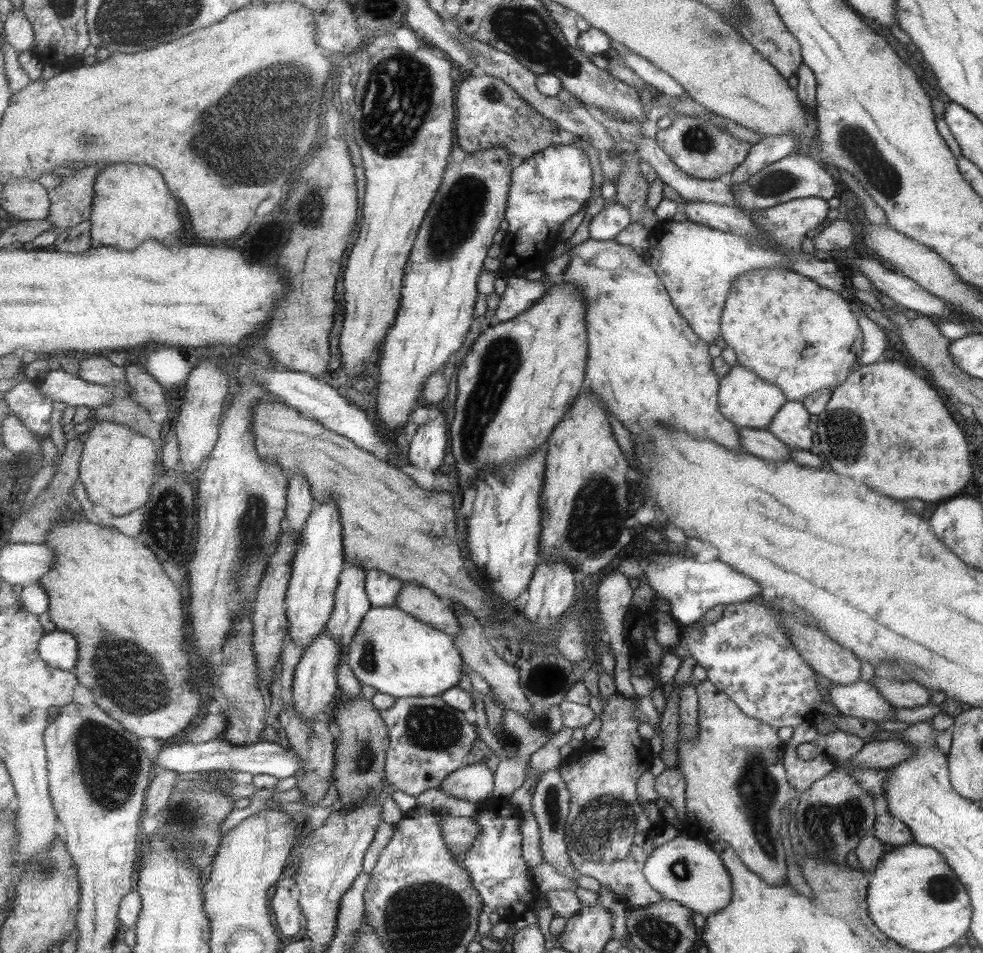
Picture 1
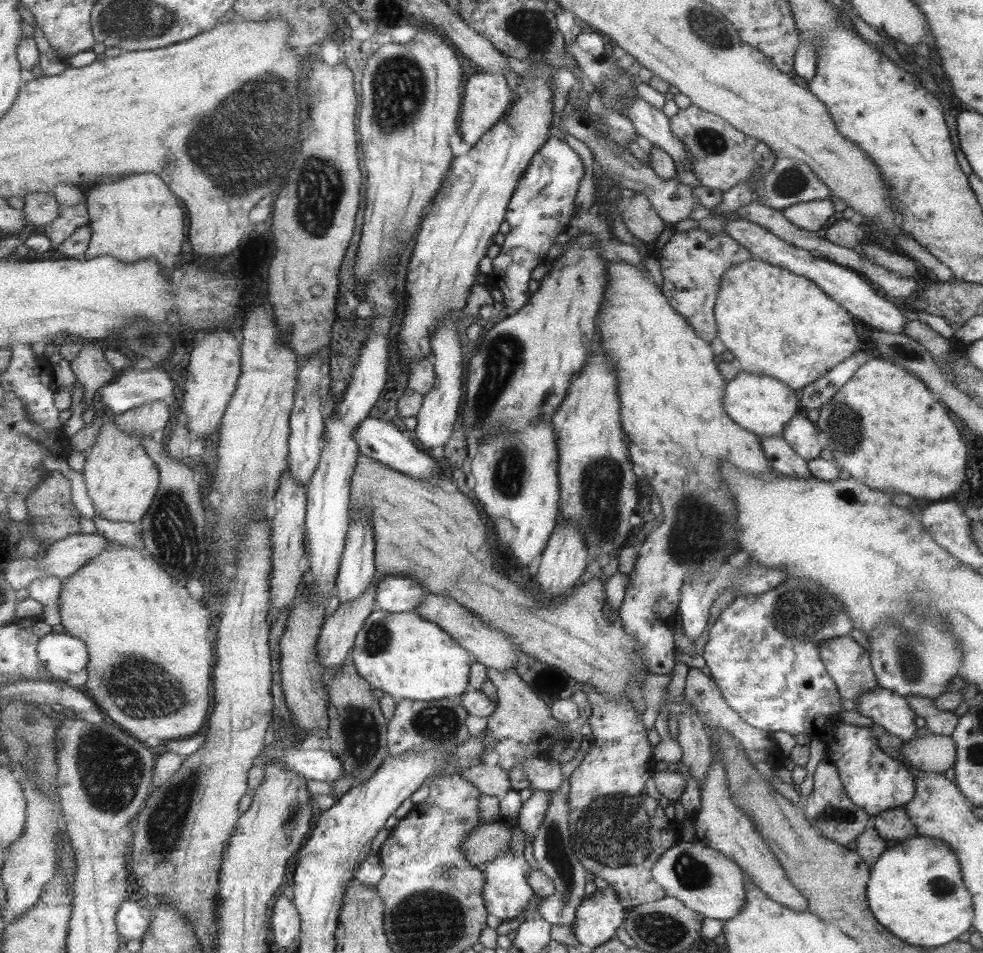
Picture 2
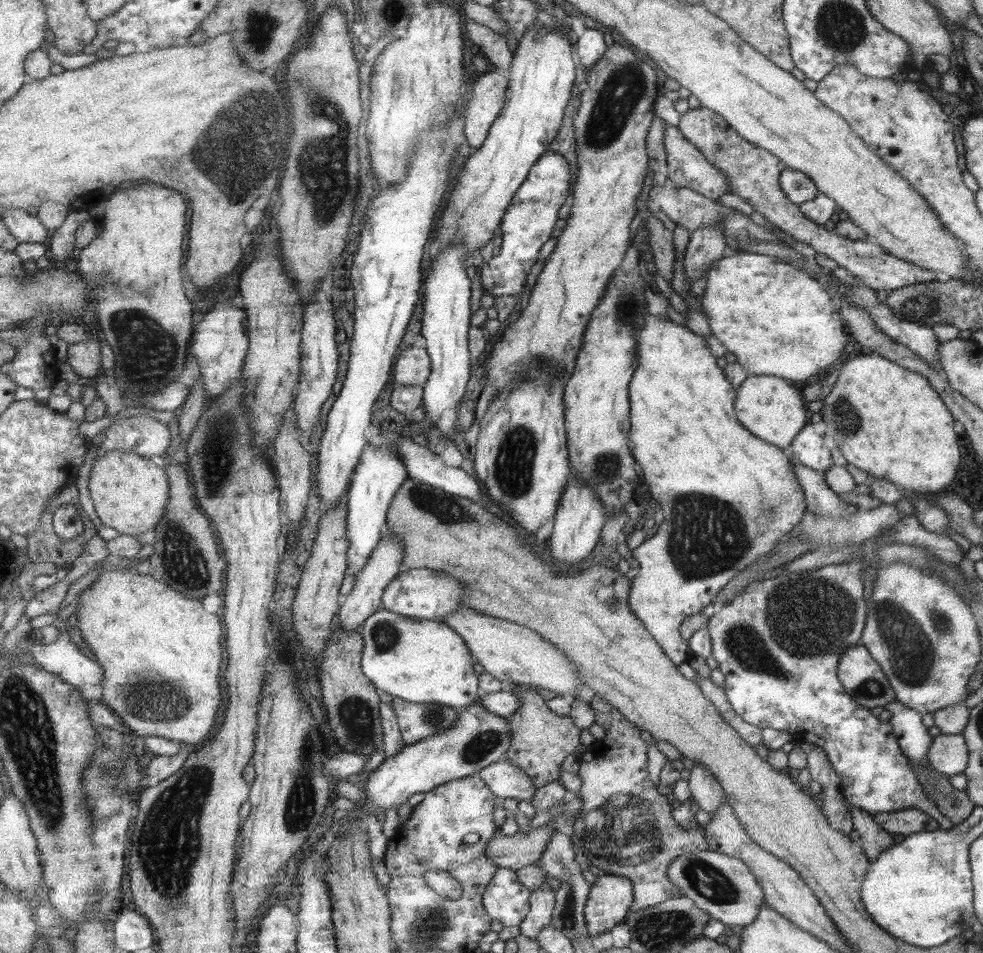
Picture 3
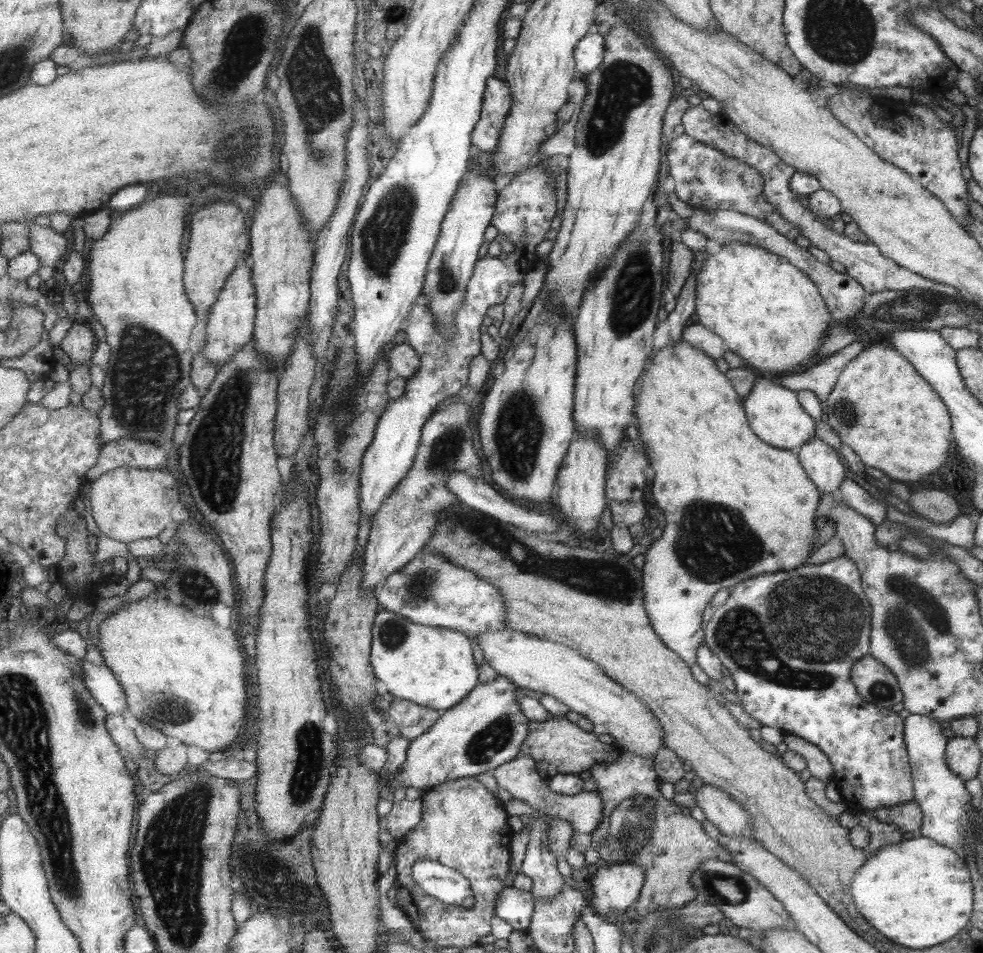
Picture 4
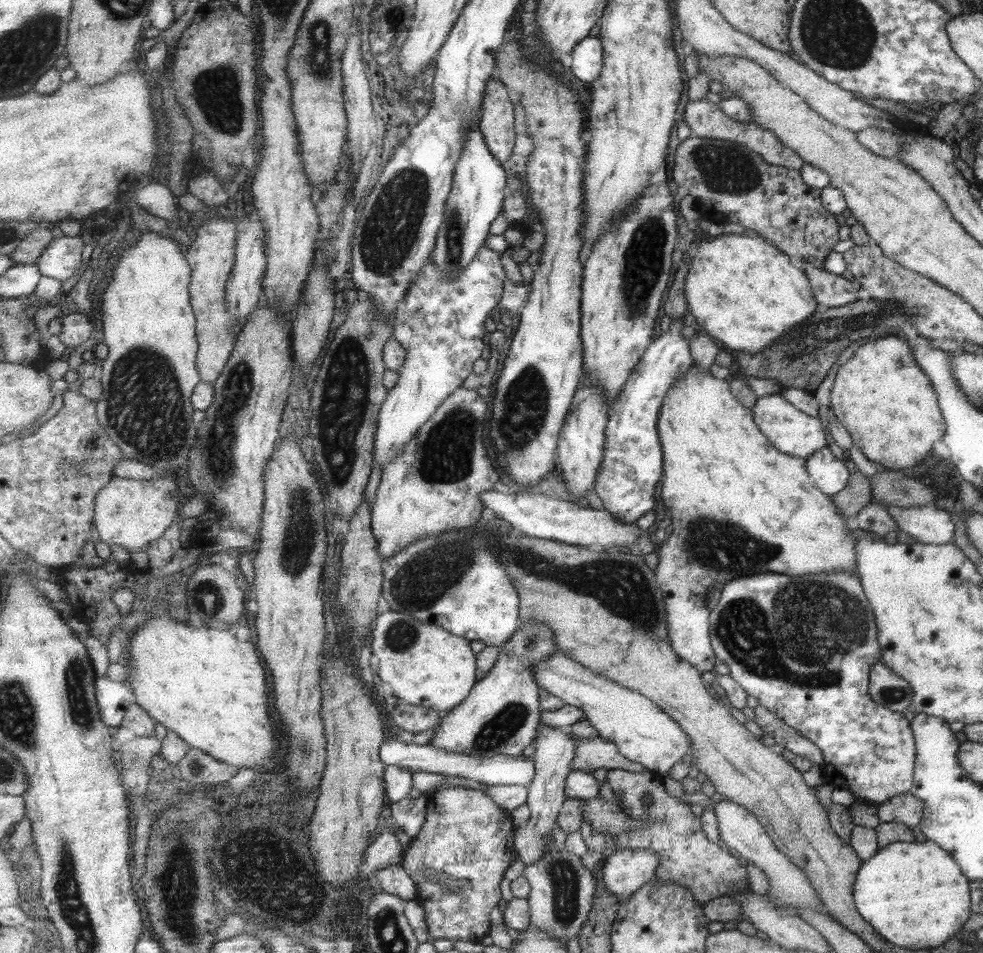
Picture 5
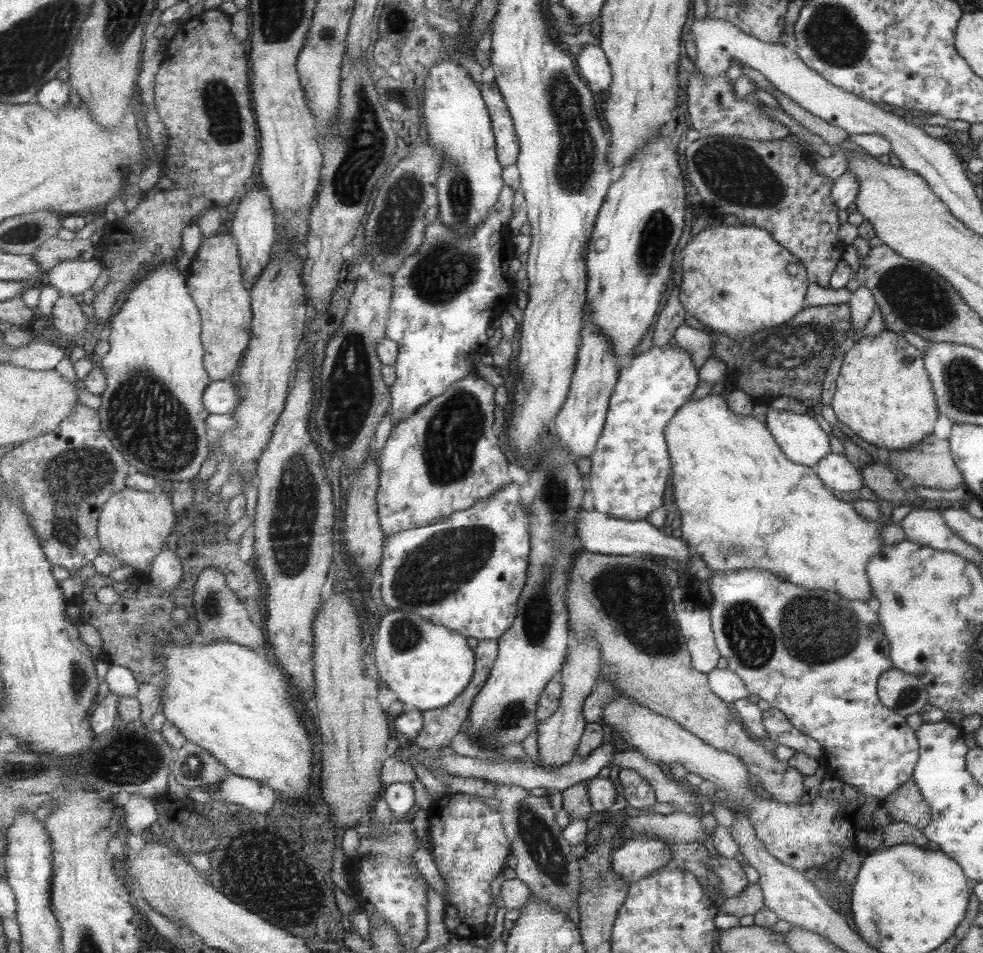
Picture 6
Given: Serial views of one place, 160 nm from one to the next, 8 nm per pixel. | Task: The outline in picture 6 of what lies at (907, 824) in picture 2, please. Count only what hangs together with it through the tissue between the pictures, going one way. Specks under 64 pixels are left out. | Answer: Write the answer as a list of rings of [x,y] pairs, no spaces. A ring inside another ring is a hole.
[[[911,780],[882,799],[880,806],[887,810],[892,822],[906,822],[920,830],[931,820],[928,803]]]

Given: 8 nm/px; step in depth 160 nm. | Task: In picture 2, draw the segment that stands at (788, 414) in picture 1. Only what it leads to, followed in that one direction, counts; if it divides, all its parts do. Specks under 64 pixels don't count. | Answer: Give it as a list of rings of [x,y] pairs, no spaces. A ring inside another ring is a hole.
[[[801,413],[793,415],[785,424],[780,437],[795,451],[795,454],[805,461],[819,457],[819,446],[815,442],[815,428],[809,418],[803,418]]]

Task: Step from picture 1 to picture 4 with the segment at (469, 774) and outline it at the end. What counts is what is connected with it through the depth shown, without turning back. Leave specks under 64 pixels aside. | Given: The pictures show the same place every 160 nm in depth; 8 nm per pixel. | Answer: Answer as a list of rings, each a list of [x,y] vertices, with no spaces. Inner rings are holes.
[[[517,756],[512,761],[494,769],[494,778],[498,786],[508,791],[517,800],[522,800],[534,810],[548,814],[551,819],[560,818],[574,825],[576,832],[591,834],[601,822],[603,799],[599,791],[581,791],[576,795],[556,793],[547,780],[543,780],[537,770],[537,762],[531,756]]]

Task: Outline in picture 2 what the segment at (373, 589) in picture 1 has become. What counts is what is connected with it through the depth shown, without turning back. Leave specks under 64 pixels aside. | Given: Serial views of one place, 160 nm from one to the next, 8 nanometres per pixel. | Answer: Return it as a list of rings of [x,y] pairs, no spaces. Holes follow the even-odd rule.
[[[385,575],[377,588],[377,607],[391,613],[415,612],[429,594],[421,583],[404,576]]]

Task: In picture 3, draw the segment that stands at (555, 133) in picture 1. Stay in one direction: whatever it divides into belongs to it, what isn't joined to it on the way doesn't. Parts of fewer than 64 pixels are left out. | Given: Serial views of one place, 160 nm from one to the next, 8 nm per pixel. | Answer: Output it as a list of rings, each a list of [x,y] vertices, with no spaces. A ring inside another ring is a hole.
[[[485,71],[472,88],[472,99],[466,106],[464,134],[468,144],[481,148],[489,137],[493,124],[506,106],[510,79]]]

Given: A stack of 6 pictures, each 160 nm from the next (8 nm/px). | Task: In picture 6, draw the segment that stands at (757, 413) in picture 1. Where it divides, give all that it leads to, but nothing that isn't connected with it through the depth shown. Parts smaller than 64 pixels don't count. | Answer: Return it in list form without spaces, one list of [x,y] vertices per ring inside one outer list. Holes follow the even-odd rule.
[[[767,405],[764,425],[780,450],[794,463],[814,467],[829,452],[829,440],[817,422],[803,413],[773,409]]]

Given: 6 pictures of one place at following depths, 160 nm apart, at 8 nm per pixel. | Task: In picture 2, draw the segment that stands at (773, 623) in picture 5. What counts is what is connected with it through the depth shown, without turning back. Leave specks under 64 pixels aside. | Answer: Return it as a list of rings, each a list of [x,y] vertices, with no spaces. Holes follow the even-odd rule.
[[[809,579],[783,580],[777,587],[759,595],[737,597],[725,608],[715,625],[708,630],[708,640],[702,650],[710,678],[720,690],[728,705],[751,727],[769,733],[787,732],[791,736],[805,733],[819,738],[825,746],[825,760],[839,771],[840,781],[848,797],[869,817],[895,807],[902,807],[912,799],[914,776],[903,763],[886,755],[877,746],[868,727],[848,726],[841,720],[844,712],[839,692],[824,669],[819,656],[819,644],[851,632],[851,624],[841,606],[827,596],[821,585]]]

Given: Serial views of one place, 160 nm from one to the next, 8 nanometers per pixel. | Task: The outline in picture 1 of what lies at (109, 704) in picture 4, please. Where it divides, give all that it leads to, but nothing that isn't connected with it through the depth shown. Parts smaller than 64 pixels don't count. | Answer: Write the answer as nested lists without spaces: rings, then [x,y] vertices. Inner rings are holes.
[[[55,628],[41,640],[40,656],[58,669],[73,670],[79,660],[79,644],[73,634]]]

